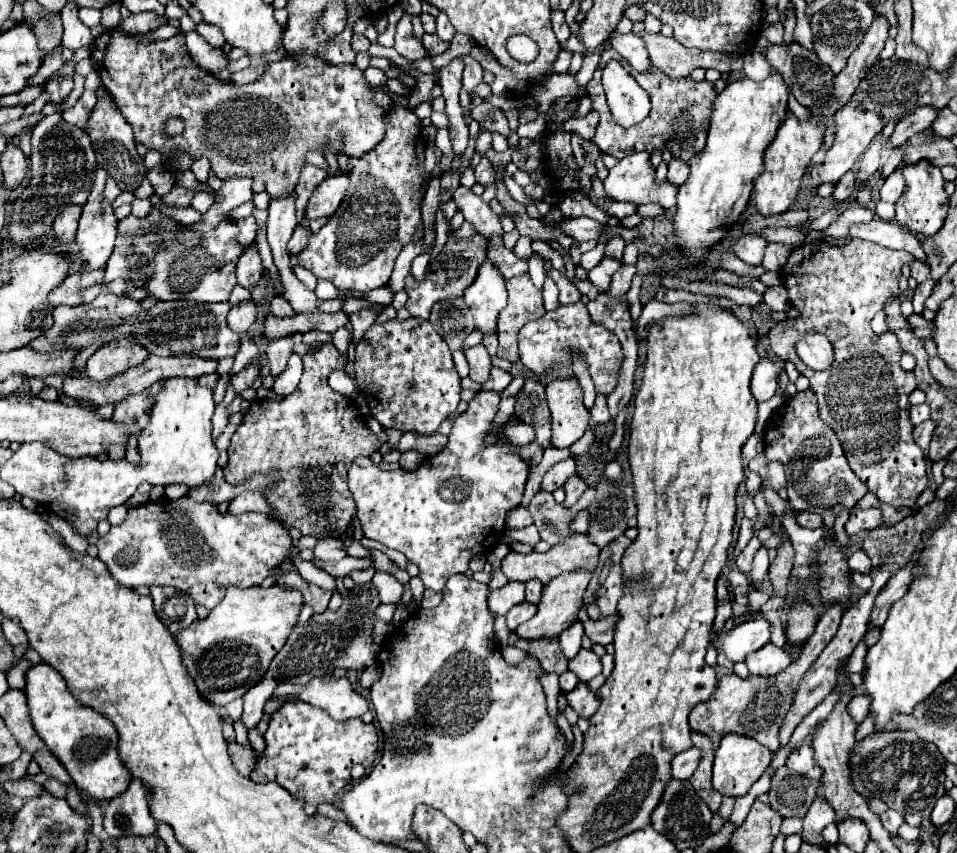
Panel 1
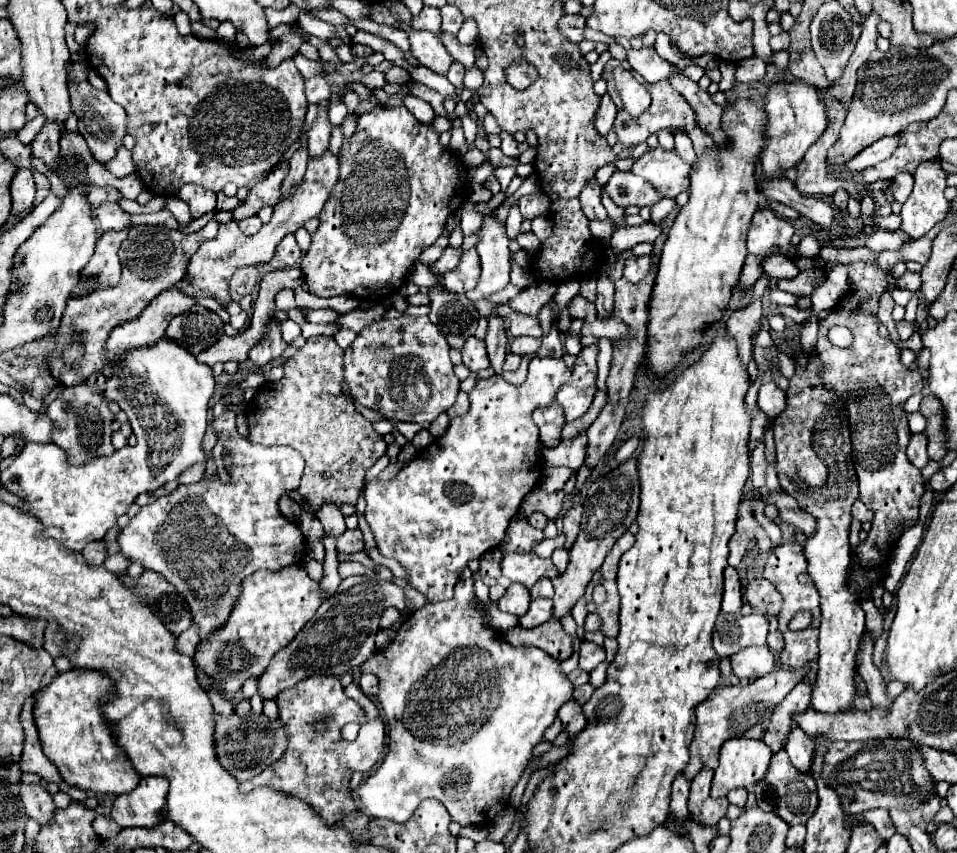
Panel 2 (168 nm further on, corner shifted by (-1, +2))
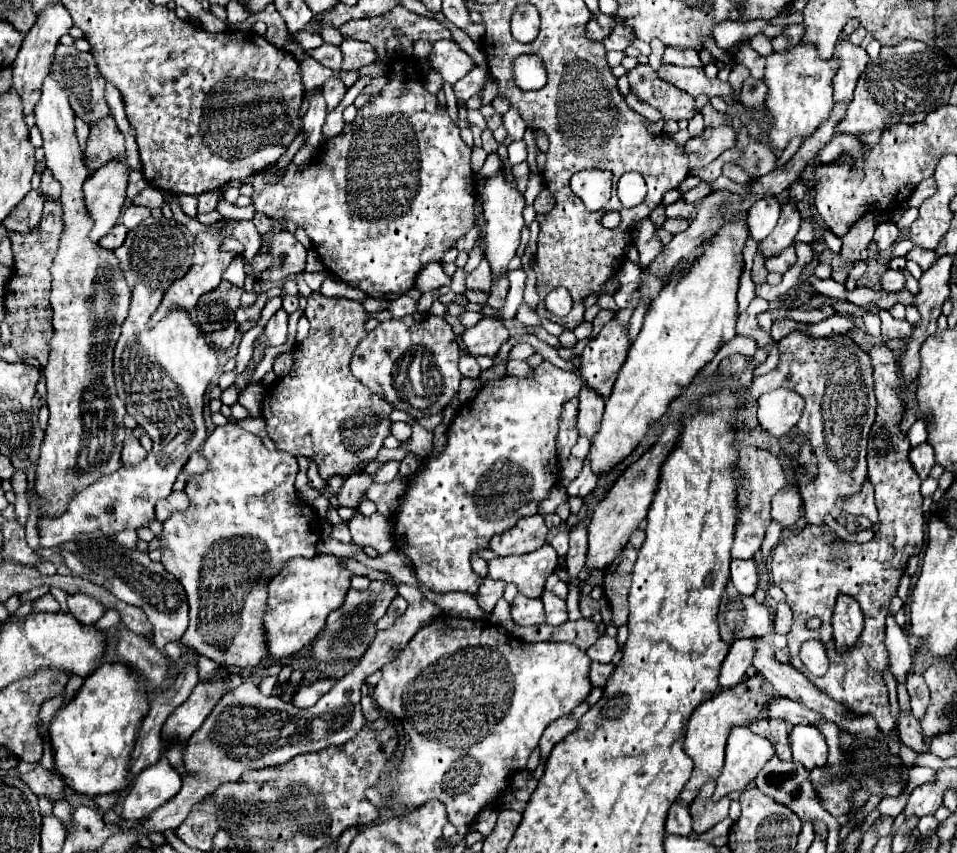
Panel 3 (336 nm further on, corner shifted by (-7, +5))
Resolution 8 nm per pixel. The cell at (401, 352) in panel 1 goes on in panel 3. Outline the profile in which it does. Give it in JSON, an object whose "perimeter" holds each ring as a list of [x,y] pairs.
{"perimeter":[[[420,312],[400,320],[380,322],[356,346],[350,370],[358,382],[416,420],[440,414],[458,394],[462,380],[458,370],[458,344],[452,326],[440,316]]]}

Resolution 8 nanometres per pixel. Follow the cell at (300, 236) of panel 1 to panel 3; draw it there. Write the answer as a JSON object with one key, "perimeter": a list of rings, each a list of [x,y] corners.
{"perimeter":[[[278,232],[272,238],[270,254],[256,256],[252,266],[248,266],[248,274],[256,280],[280,280],[290,274],[304,272],[306,264],[306,248],[294,238],[290,232]]]}

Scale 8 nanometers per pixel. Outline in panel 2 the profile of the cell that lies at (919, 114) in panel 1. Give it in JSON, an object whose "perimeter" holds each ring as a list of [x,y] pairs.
{"perimeter":[[[896,135],[896,137],[886,137],[886,139],[880,139],[878,143],[872,143],[872,145],[870,145],[870,147],[866,147],[862,153],[858,153],[854,159],[850,159],[848,163],[844,163],[846,171],[850,171],[850,173],[864,171],[866,167],[876,165],[878,161],[888,159],[888,157],[894,153],[894,149],[896,149],[898,141],[900,141],[900,137]]]}

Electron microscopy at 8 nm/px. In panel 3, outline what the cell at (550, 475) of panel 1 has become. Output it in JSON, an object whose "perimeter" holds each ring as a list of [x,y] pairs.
{"perimeter":[[[584,386],[584,390],[580,390],[580,410],[578,410],[578,432],[580,436],[586,436],[588,440],[592,440],[596,436],[596,432],[600,430],[600,422],[602,422],[602,414],[604,414],[604,400],[596,394],[590,392],[590,388]]]}

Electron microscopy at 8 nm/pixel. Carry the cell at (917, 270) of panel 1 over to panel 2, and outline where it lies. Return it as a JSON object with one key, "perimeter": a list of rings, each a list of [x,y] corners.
{"perimeter":[[[906,271],[900,279],[894,281],[896,287],[900,287],[900,289],[908,289],[908,291],[912,291],[912,293],[920,289],[920,283],[922,283],[922,281],[920,281],[920,275],[918,275],[918,273],[910,273],[910,271]]]}

